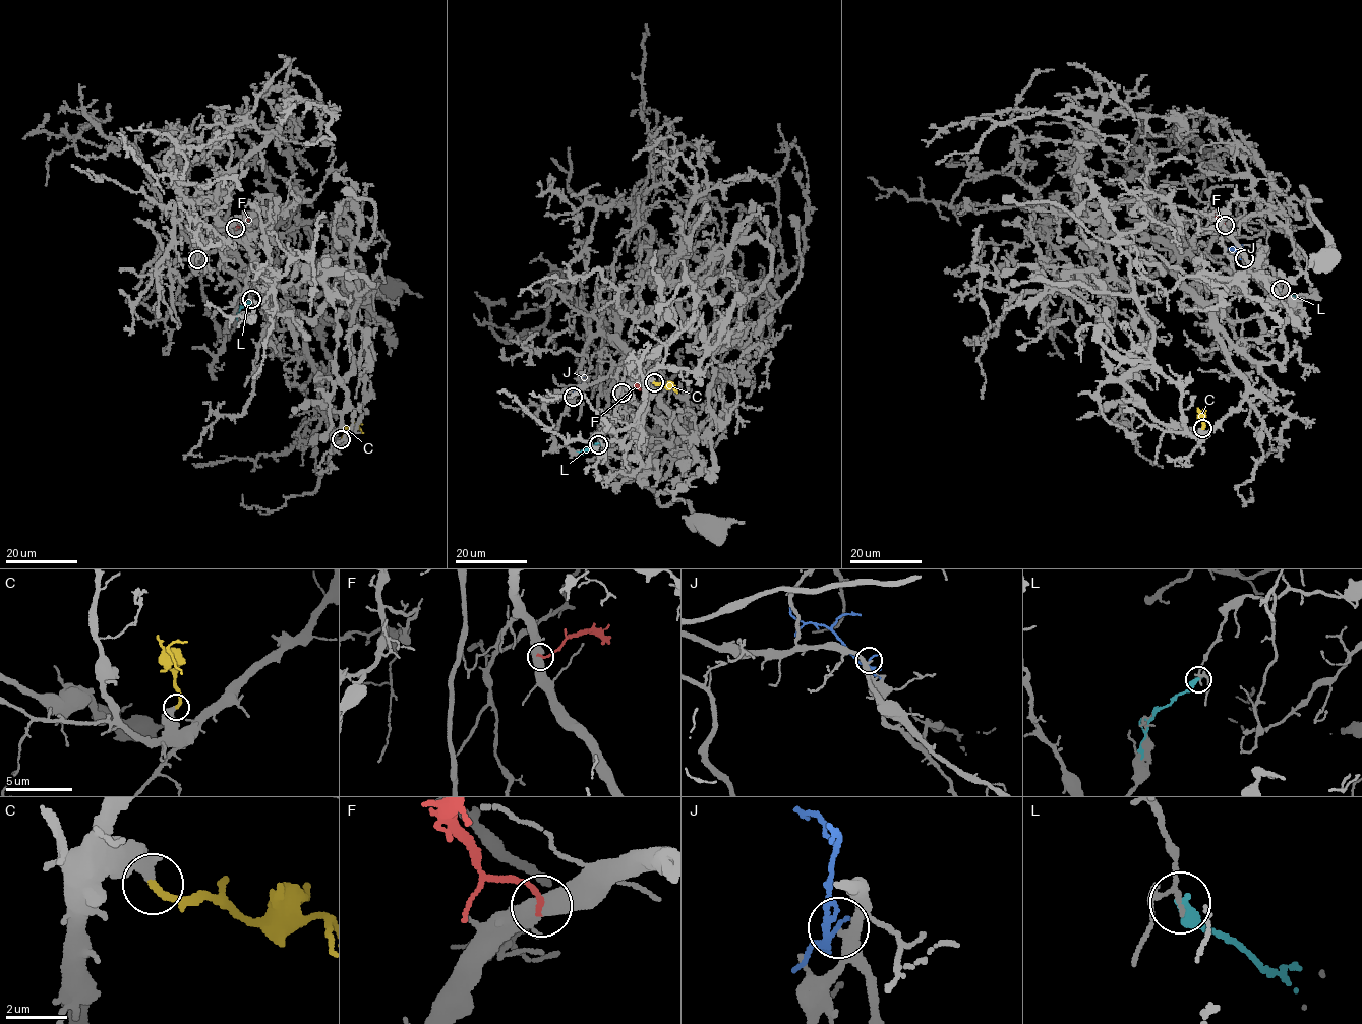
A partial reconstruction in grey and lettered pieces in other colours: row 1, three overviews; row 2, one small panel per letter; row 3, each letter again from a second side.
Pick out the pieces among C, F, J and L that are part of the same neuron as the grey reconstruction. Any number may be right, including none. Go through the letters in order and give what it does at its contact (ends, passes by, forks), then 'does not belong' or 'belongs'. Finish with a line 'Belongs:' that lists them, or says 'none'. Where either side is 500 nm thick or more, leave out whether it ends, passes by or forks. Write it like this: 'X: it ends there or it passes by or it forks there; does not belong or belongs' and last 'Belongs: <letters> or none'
C: it ends there; belongs
F: it ends there; does not belong
J: it passes by; does not belong
L: it ends there; does not belong
Belongs: C

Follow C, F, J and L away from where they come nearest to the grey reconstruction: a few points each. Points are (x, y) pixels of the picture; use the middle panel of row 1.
C: (653, 382), (673, 386), (675, 390)
F: (622, 392), (641, 383)
J: (573, 397), (583, 378)
L: (598, 443), (579, 454), (574, 452)

